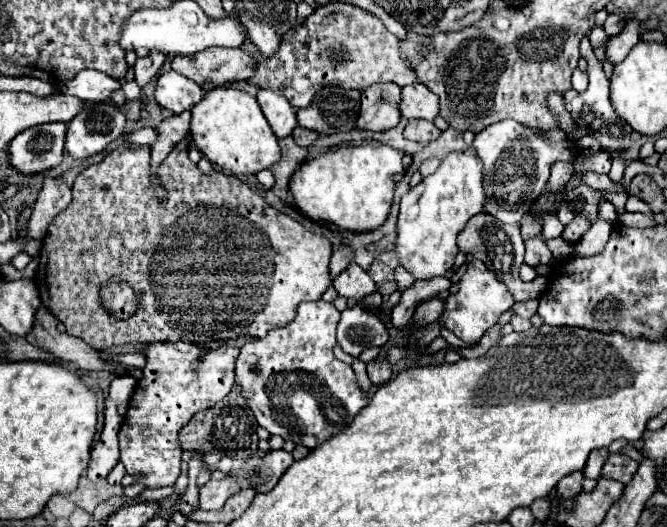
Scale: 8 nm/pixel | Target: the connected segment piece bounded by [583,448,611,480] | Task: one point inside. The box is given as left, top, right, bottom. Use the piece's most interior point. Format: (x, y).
(593, 469)

